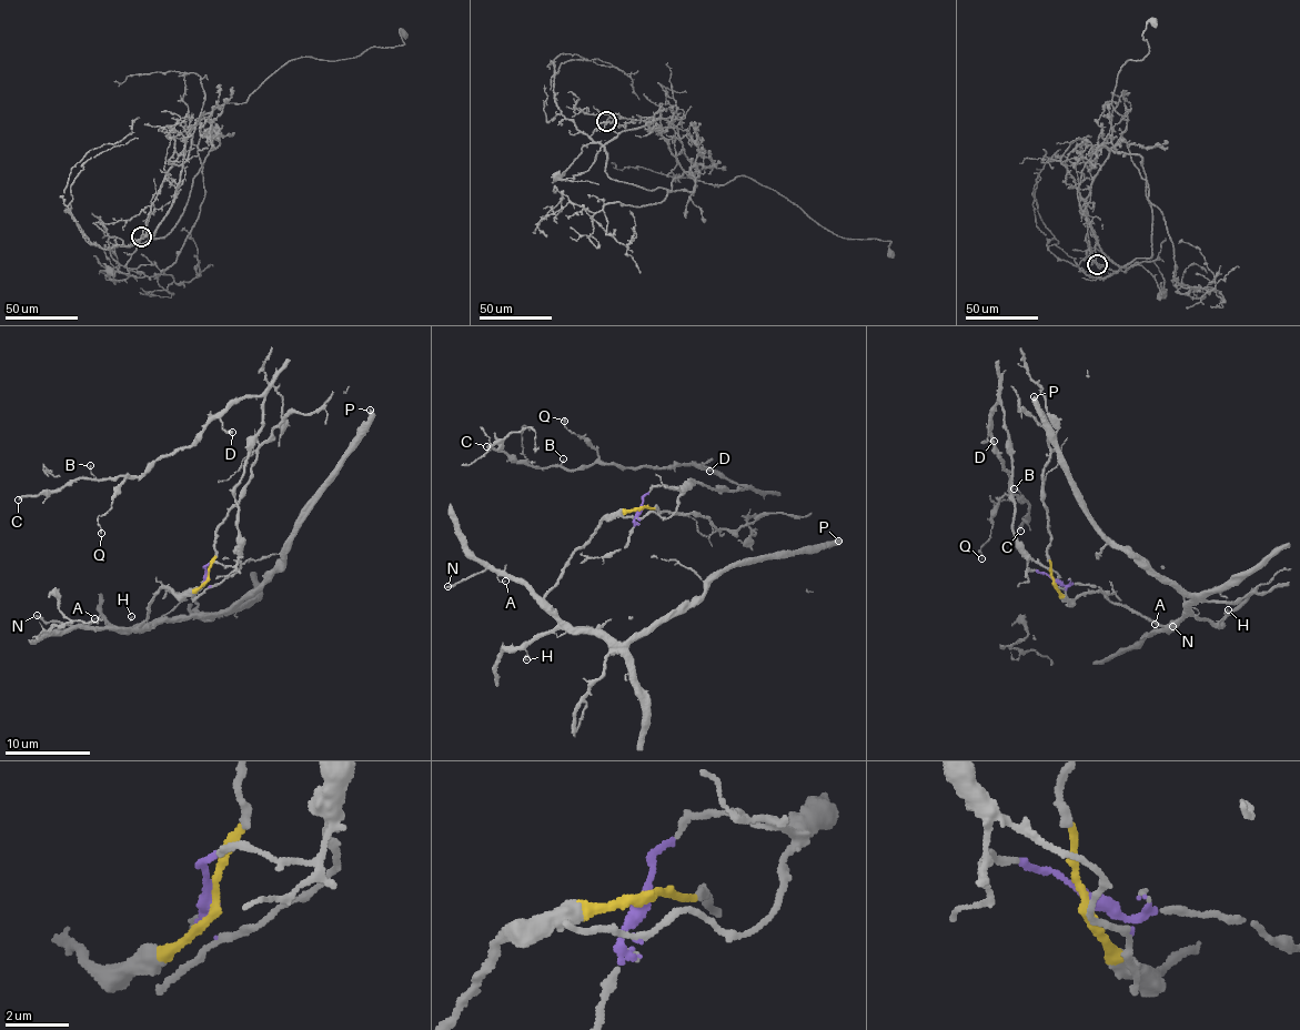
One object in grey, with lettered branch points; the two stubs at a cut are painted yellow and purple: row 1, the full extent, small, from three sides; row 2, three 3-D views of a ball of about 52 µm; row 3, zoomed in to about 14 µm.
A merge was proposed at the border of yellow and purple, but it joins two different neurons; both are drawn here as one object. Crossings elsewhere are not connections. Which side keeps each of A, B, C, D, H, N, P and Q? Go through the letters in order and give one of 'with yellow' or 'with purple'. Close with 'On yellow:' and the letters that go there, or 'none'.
A: with yellow
B: with purple
C: with purple
D: with purple
H: with yellow
N: with yellow
P: with yellow
Q: with purple
On yellow: A, H, N, P

